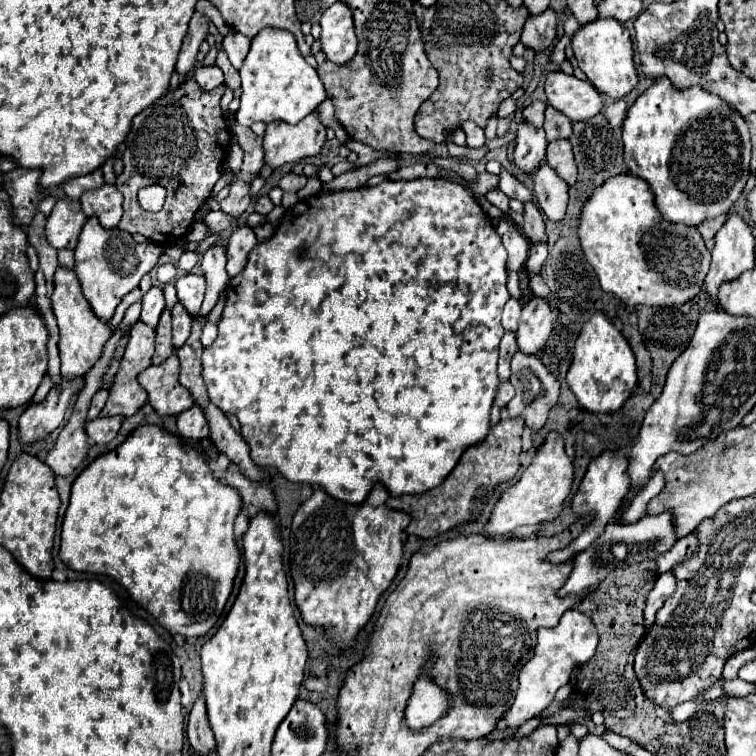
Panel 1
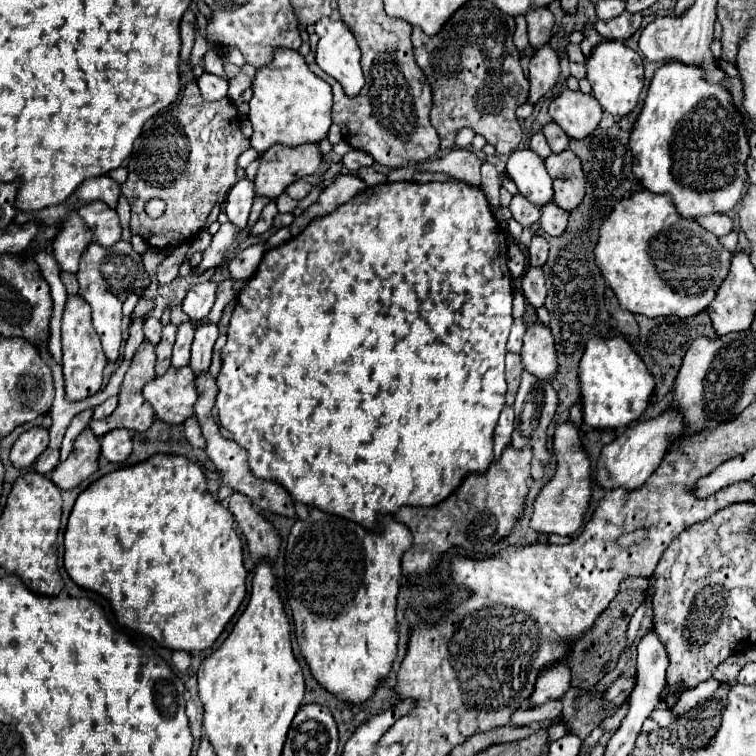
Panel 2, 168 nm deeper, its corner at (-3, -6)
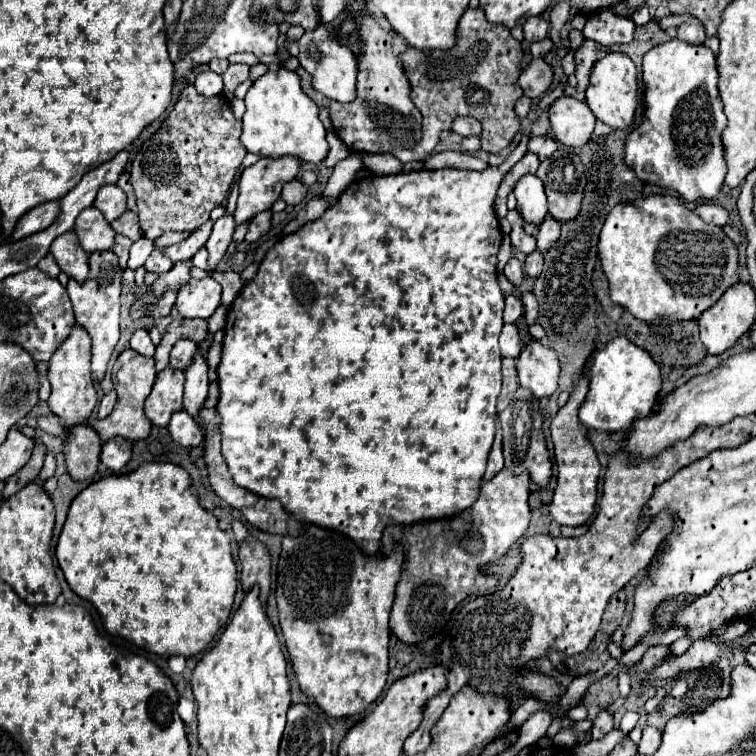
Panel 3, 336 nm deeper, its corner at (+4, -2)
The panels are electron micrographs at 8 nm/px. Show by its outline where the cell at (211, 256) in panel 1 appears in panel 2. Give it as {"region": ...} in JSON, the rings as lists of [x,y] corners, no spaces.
{"region":[[[208,323],[208,325],[202,325],[196,329],[194,343],[192,343],[192,359],[190,359],[190,367],[196,375],[200,375],[202,371],[208,371],[216,339],[218,339],[218,327],[216,325]]]}

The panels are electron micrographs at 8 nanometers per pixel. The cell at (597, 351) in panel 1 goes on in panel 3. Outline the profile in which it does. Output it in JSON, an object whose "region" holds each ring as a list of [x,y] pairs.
{"region":[[[615,337],[595,353],[589,369],[589,393],[579,409],[579,421],[597,431],[629,431],[635,419],[653,411],[659,389],[661,373],[651,355],[627,337]]]}

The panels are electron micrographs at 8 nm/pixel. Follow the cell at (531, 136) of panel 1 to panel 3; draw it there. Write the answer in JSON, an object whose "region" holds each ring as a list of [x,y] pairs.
{"region":[[[523,175],[517,181],[513,193],[517,197],[517,211],[523,215],[525,221],[535,225],[543,221],[543,217],[547,215],[547,195],[543,181],[537,175]]]}

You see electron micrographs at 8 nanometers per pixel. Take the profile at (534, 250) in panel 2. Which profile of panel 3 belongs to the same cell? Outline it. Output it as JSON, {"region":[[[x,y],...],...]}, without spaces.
{"region":[[[535,249],[535,251],[529,253],[527,259],[525,259],[525,271],[527,271],[529,277],[537,277],[537,275],[541,273],[541,269],[543,269],[543,255]]]}

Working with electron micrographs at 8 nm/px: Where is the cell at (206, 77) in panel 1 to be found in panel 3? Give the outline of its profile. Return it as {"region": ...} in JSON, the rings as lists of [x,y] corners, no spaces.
{"region":[[[203,71],[197,75],[195,89],[199,91],[199,95],[205,95],[205,97],[219,95],[223,89],[223,79],[221,79],[221,75],[217,75],[213,71]]]}

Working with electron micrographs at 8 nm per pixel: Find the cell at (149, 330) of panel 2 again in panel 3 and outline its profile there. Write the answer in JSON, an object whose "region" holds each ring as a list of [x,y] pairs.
{"region":[[[137,329],[131,337],[131,349],[139,351],[141,355],[147,355],[147,357],[153,357],[155,353],[155,345],[151,343],[151,337],[149,337],[149,331],[147,329]]]}

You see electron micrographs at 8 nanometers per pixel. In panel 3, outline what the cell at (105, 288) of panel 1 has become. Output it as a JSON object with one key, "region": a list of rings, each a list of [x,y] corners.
{"region":[[[95,251],[89,257],[89,267],[91,267],[89,277],[83,283],[69,279],[67,293],[75,309],[77,325],[81,325],[93,339],[91,375],[93,379],[99,381],[105,375],[109,357],[119,341],[119,293],[121,293],[121,277],[125,269],[119,265],[119,257],[113,251]]]}

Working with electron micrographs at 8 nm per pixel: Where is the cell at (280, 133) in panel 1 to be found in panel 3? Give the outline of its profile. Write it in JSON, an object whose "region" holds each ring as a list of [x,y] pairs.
{"region":[[[283,155],[279,159],[259,159],[255,165],[243,169],[239,177],[239,199],[235,221],[253,219],[259,211],[271,209],[279,199],[281,187],[295,179],[301,169],[301,159]]]}

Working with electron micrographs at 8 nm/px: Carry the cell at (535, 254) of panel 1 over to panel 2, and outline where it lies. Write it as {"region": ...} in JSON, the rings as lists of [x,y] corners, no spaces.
{"region":[[[528,267],[522,281],[522,291],[534,309],[540,309],[544,305],[546,287],[544,287],[544,273],[540,267]]]}

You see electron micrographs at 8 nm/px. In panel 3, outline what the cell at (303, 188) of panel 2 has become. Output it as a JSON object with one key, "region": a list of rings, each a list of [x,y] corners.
{"region":[[[297,179],[285,183],[283,191],[281,191],[281,199],[287,205],[299,205],[305,199],[305,195],[307,195],[307,187],[301,181],[297,181]]]}

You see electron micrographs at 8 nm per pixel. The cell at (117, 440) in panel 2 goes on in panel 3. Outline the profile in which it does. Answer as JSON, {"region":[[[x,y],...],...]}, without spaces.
{"region":[[[113,437],[113,439],[103,443],[101,463],[105,467],[111,467],[113,471],[119,471],[129,459],[131,459],[131,443],[127,439]]]}

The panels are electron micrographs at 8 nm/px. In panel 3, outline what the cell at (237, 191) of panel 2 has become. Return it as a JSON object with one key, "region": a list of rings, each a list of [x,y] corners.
{"region":[[[225,213],[221,219],[215,221],[209,241],[207,241],[207,249],[209,249],[209,269],[207,271],[209,273],[215,269],[219,259],[227,253],[227,247],[233,239],[233,229],[235,229],[235,219],[229,213]]]}

